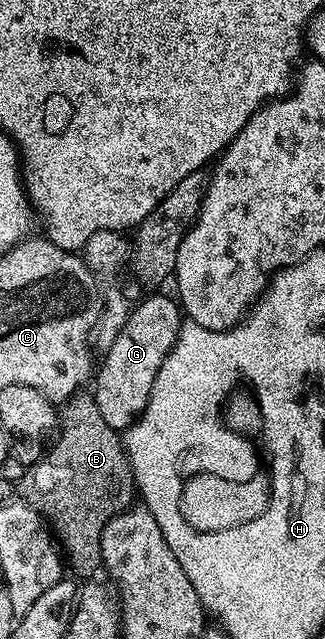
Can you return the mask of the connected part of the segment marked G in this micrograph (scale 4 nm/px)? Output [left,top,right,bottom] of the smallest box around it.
[94,293,182,429]

